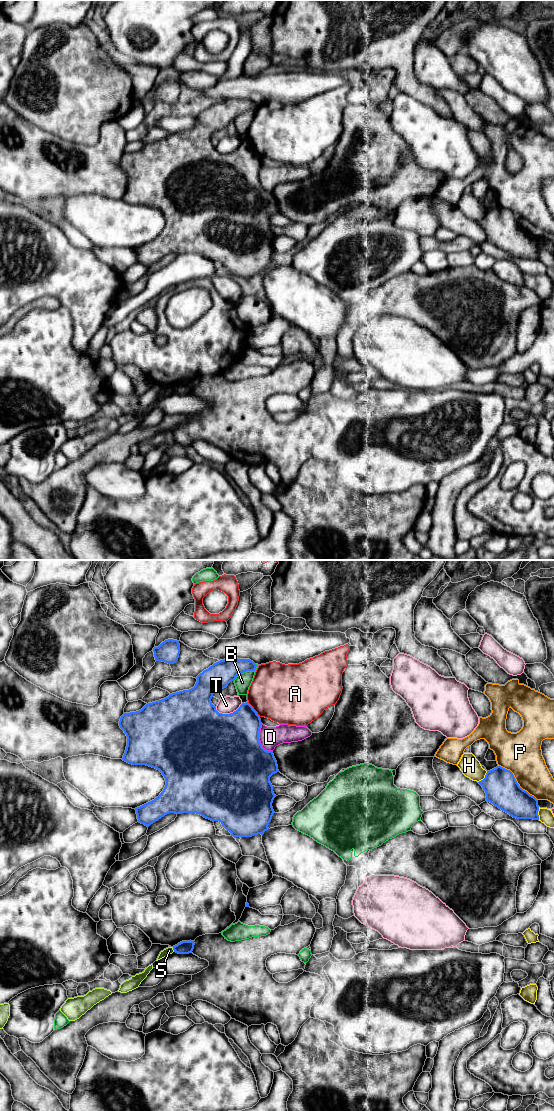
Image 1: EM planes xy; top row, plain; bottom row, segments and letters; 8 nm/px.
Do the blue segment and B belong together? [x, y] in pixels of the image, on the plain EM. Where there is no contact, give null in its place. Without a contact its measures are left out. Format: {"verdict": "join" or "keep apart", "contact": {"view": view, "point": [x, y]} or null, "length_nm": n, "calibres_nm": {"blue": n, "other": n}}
{"verdict": "keep apart", "contact": {"view": "xy", "point": [245, 111]}, "length_nm": 240, "calibres_nm": {"blue": 200, "other": 130}}

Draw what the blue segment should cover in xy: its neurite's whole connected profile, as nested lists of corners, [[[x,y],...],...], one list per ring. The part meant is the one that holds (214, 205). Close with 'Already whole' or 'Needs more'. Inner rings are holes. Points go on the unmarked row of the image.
[[[250,99],[220,100],[197,116],[193,128],[172,133],[164,139],[146,144],[139,151],[121,156],[119,166],[127,176],[122,200],[132,205],[155,208],[166,221],[158,237],[135,248],[139,263],[149,267],[169,253],[196,253],[213,262],[219,261],[234,278],[263,275],[269,269],[275,253],[272,243],[276,237],[270,217],[279,210],[273,191],[265,190],[260,183],[260,156],[248,142],[242,143],[230,154],[219,153],[211,142],[216,131],[226,128],[241,113],[255,111],[256,107]]]. Already whole

